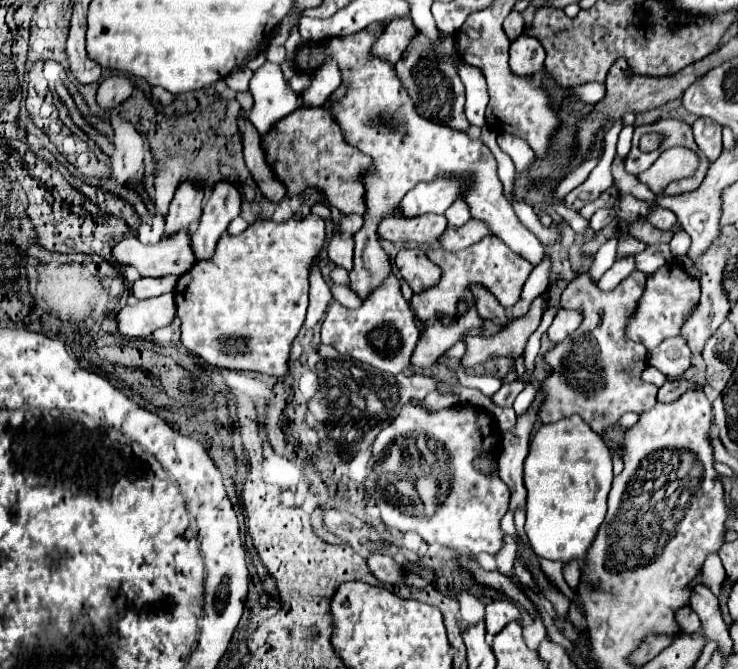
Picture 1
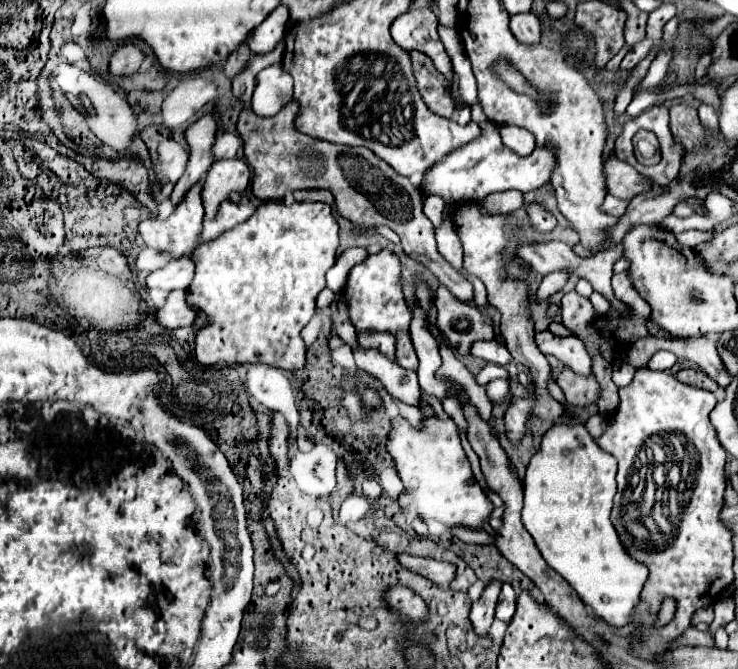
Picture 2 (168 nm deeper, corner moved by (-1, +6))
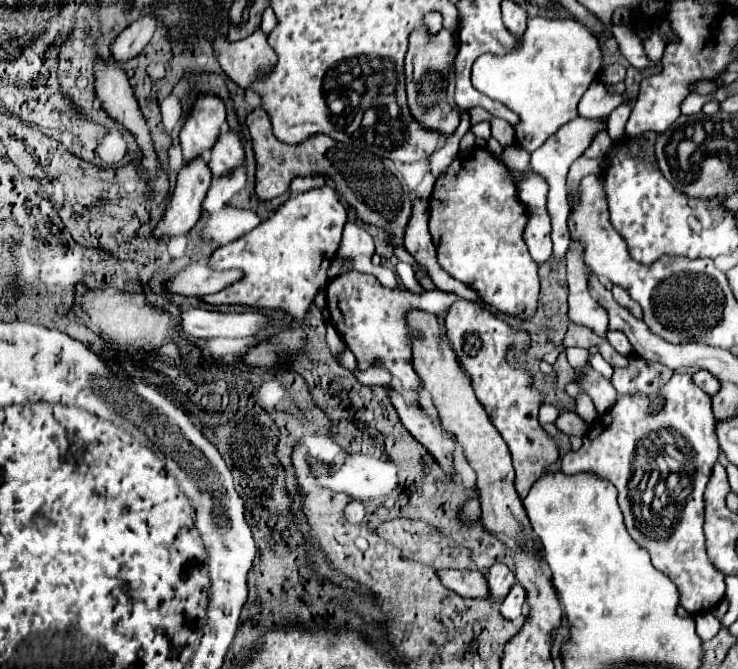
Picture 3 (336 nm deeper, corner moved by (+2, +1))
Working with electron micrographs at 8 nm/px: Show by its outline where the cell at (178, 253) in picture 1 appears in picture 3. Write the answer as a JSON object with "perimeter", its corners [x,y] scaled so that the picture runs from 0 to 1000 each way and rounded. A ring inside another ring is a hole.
{"perimeter":[[[274,233],[263,236],[263,242],[249,242],[247,251],[241,254],[241,272],[238,272],[233,299],[225,308],[222,326],[211,338],[209,353],[211,356],[233,356],[233,353],[244,353],[244,350],[257,347],[266,338],[266,332],[271,329],[271,305],[285,281],[285,272],[287,272],[287,260],[285,260],[285,251]]]}

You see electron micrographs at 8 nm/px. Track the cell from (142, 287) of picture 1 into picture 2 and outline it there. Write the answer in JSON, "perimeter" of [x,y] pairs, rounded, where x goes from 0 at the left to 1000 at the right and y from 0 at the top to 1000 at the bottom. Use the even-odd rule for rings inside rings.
{"perimeter":[[[256,384],[232,390],[224,399],[199,411],[199,429],[202,432],[210,429],[210,432],[221,432],[221,435],[253,432],[262,417],[262,402],[264,402],[264,396]]]}

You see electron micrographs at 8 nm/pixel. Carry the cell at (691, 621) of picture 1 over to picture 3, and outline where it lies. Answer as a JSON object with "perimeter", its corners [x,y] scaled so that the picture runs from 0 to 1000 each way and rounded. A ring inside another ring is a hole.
{"perimeter":[[[963,915],[942,921],[943,945],[951,958],[965,955],[977,940],[977,930]]]}

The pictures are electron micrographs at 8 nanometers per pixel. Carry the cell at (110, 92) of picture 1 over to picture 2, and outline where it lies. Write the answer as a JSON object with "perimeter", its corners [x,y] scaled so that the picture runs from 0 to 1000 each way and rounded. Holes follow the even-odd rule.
{"perimeter":[[[172,61],[153,79],[148,94],[148,109],[159,115],[175,115],[188,106],[191,91],[194,91],[194,79],[186,61]]]}

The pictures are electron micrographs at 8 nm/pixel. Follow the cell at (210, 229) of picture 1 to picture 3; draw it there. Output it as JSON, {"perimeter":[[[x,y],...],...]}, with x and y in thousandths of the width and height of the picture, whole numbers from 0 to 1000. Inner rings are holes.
{"perimeter":[[[312,191],[298,197],[295,212],[287,218],[287,236],[282,242],[290,263],[301,263],[317,251],[322,251],[331,239],[331,221],[325,203]]]}

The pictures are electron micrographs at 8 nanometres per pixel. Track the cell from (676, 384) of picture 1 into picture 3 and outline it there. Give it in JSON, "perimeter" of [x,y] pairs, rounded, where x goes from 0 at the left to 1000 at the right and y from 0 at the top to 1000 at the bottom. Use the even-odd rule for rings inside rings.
{"perimeter":[[[946,553],[946,556],[940,559],[940,574],[949,577],[949,580],[951,580],[957,589],[962,589],[962,592],[967,592],[967,589],[976,583],[976,568],[967,565],[959,553]]]}

